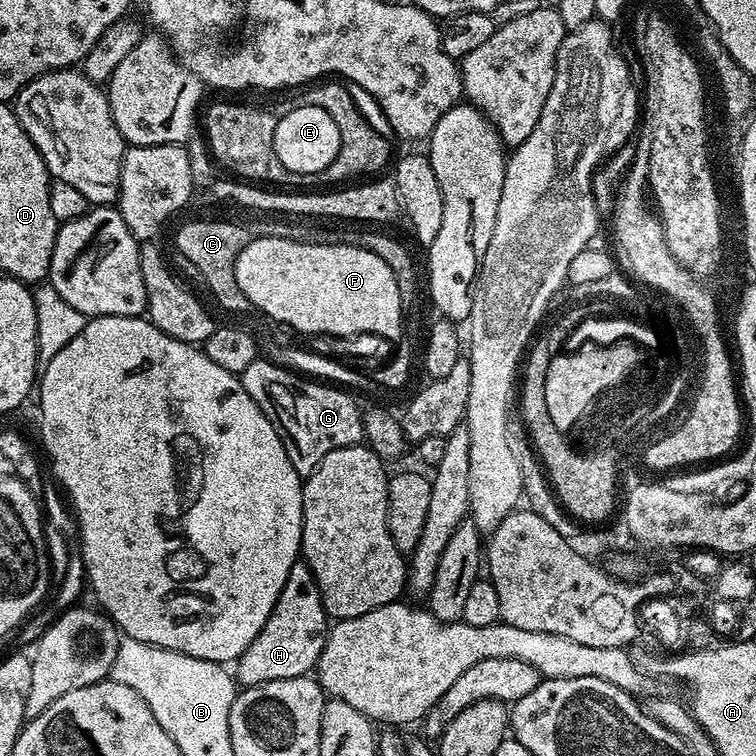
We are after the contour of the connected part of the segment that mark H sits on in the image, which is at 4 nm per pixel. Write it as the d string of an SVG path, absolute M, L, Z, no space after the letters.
M298 562L290 570L290 578L270 614L266 626L258 630L258 638L246 646L246 650L235 661L234 676L241 685L265 684L286 678L298 678L309 675L324 649L324 640L328 637L330 617L324 611L322 594L310 566Z

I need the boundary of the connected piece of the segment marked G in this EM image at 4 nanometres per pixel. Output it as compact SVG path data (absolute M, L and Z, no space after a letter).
M264 358L257 359L254 365L255 372L265 394L272 399L272 404L276 407L274 416L283 435L290 441L295 455L301 461L309 460L309 465L315 466L322 457L330 454L330 450L359 444L365 439L365 413L360 412L355 398L352 397L355 395L351 391L316 378L309 378L276 362L267 364Z

